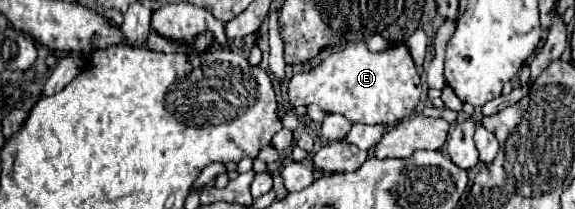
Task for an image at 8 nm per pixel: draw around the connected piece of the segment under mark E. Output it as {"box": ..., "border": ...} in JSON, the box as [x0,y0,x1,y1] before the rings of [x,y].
{"box":[289,42,421,126],"border":[[[363,42],[349,43],[341,51],[331,53],[317,69],[309,73],[299,73],[289,83],[289,99],[291,105],[311,105],[317,103],[325,113],[341,113],[351,123],[367,125],[384,124],[393,126],[405,117],[409,117],[421,99],[421,77],[415,69],[415,63],[405,47],[405,43],[397,43],[387,51],[371,53]]]}

